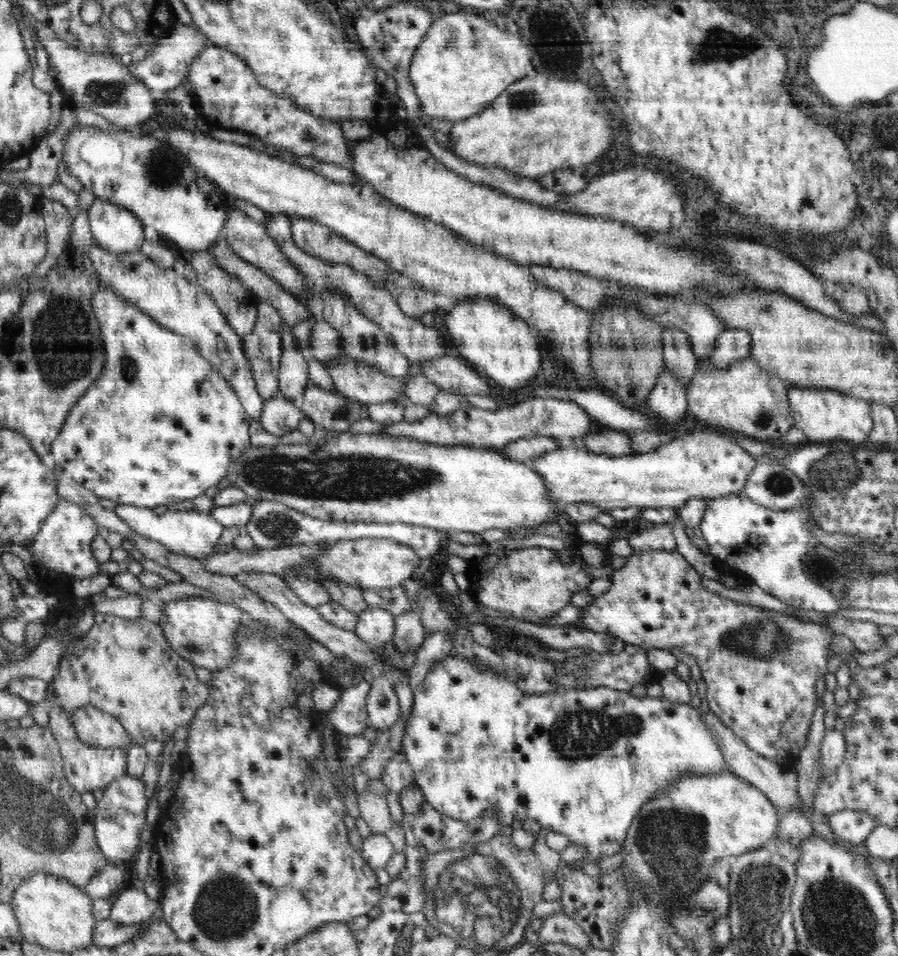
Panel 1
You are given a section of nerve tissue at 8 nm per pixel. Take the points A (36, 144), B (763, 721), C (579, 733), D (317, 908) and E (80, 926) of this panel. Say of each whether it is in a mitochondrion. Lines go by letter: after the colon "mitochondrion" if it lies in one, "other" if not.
A: other
B: other
C: mitochondrion
D: other
E: other

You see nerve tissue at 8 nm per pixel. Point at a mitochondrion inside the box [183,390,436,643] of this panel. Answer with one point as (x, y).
(280, 527)

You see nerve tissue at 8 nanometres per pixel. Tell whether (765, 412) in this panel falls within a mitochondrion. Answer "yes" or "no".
yes

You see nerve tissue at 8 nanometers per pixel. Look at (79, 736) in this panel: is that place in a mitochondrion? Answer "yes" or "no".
no

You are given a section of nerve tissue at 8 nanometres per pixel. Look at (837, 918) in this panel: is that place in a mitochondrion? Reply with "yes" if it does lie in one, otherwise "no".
yes

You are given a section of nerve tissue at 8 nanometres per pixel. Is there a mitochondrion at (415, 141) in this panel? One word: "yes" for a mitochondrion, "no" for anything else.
no

